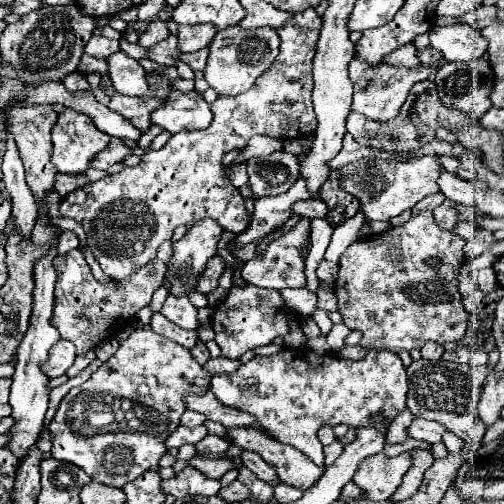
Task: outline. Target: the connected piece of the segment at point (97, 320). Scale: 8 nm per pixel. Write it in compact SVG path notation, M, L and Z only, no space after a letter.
M79 250L57 256L55 270L59 280L55 284L55 310L51 324L59 330L61 338L75 344L77 354L85 354L87 350L97 348L103 340L117 334L131 316L135 316L143 306L151 302L153 292L159 288L167 274L167 266L155 258L155 262L149 262L143 266L143 270L135 272L127 280L121 280L117 286L103 286L93 278L89 264Z

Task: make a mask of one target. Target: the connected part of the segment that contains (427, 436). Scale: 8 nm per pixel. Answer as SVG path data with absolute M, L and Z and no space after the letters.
M413 418L413 424L407 430L407 434L411 438L425 440L425 442L431 442L431 444L443 442L443 434L445 432L447 430L439 422L427 422L427 420L421 420L421 418Z

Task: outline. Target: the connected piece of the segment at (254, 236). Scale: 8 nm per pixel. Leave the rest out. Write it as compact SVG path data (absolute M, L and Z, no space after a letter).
M299 176L297 182L279 196L257 198L251 226L229 240L227 250L231 252L235 250L235 246L249 246L251 242L257 242L271 234L275 228L281 228L291 218L291 206L307 198L311 198L311 192L307 190L307 182L303 182L303 176Z

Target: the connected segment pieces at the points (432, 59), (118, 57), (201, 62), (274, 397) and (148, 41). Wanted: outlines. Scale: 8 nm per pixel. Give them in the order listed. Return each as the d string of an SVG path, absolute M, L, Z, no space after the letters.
M425 48L425 50L417 52L417 56L423 66L441 66L441 62L443 62L443 56L433 48Z
M125 52L113 54L109 60L109 76L119 94L139 96L147 92L147 76L141 64Z
M209 48L194 53L181 53L177 60L185 62L193 71L203 71L209 55Z
M283 348L281 352L271 354L271 356L255 356L253 360L243 364L239 370L235 370L235 374L213 376L211 388L221 404L253 414L255 420L259 420L259 426L263 426L263 430L271 438L295 446L305 456L309 456L317 466L325 466L323 444L317 438L319 428L337 426L337 424L363 428L363 426L373 424L375 416L381 416L383 422L391 426L391 422L407 408L405 406L405 396L407 396L405 366L401 364L397 354L385 352L385 350L371 350L367 358L353 362L347 358L339 358L335 354L321 356L309 348L303 348L303 350Z
M161 12L161 14L159 14L159 20L151 22L151 24L147 26L147 30L139 36L139 44L141 44L145 50L151 50L155 44L159 44L161 40L165 40L165 38L169 36L167 24L165 24L167 20L169 20L167 12Z

